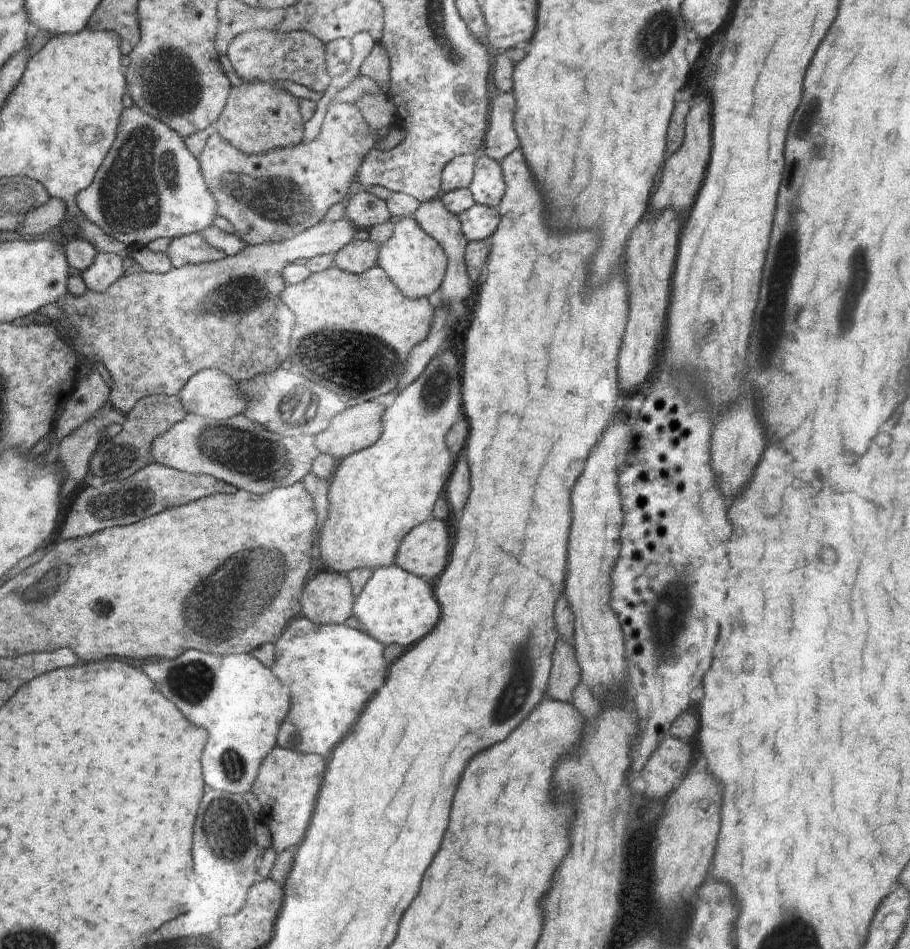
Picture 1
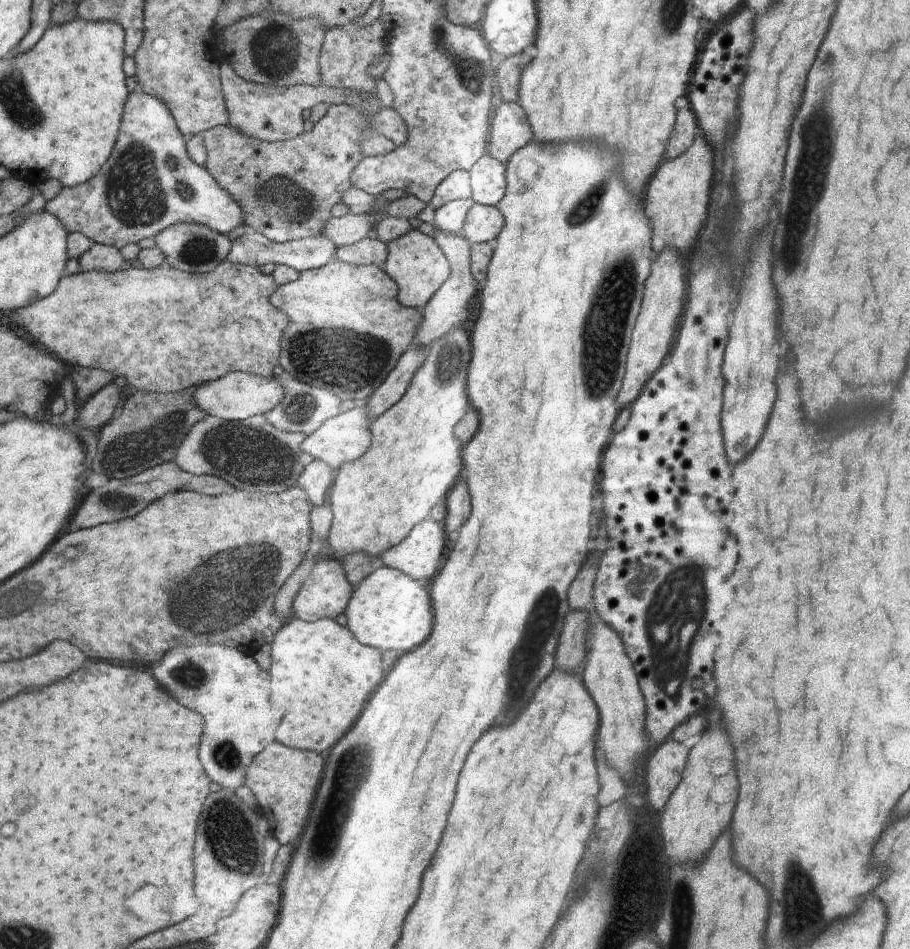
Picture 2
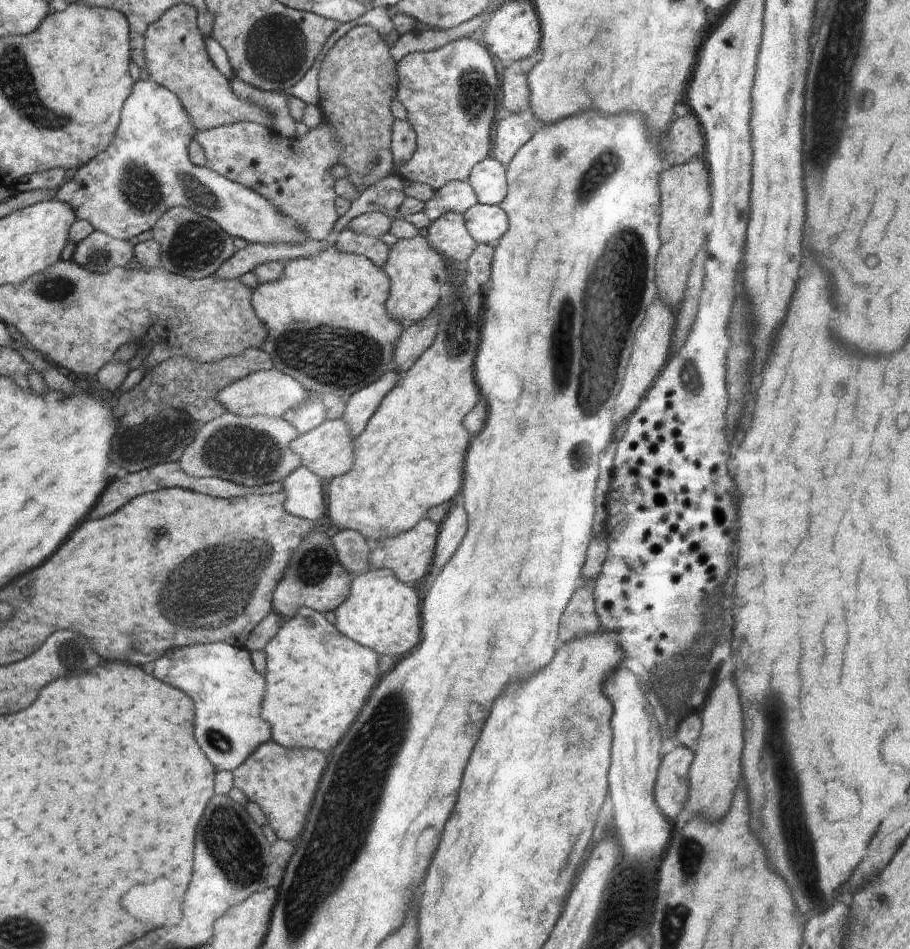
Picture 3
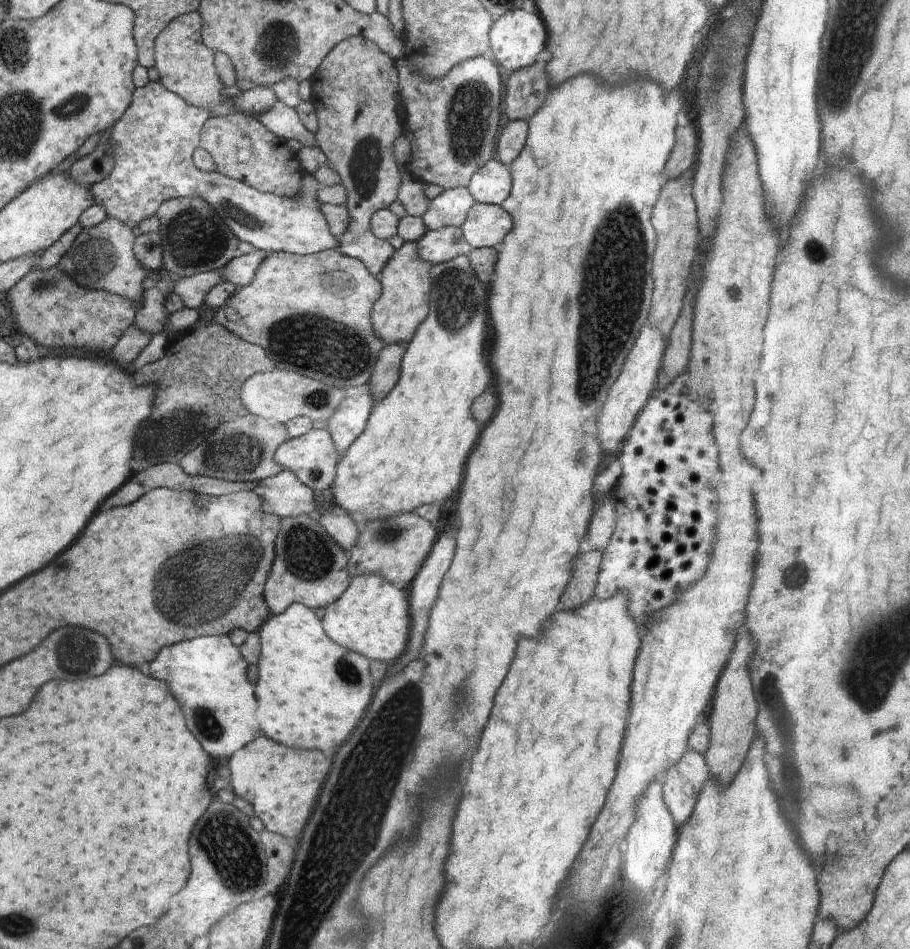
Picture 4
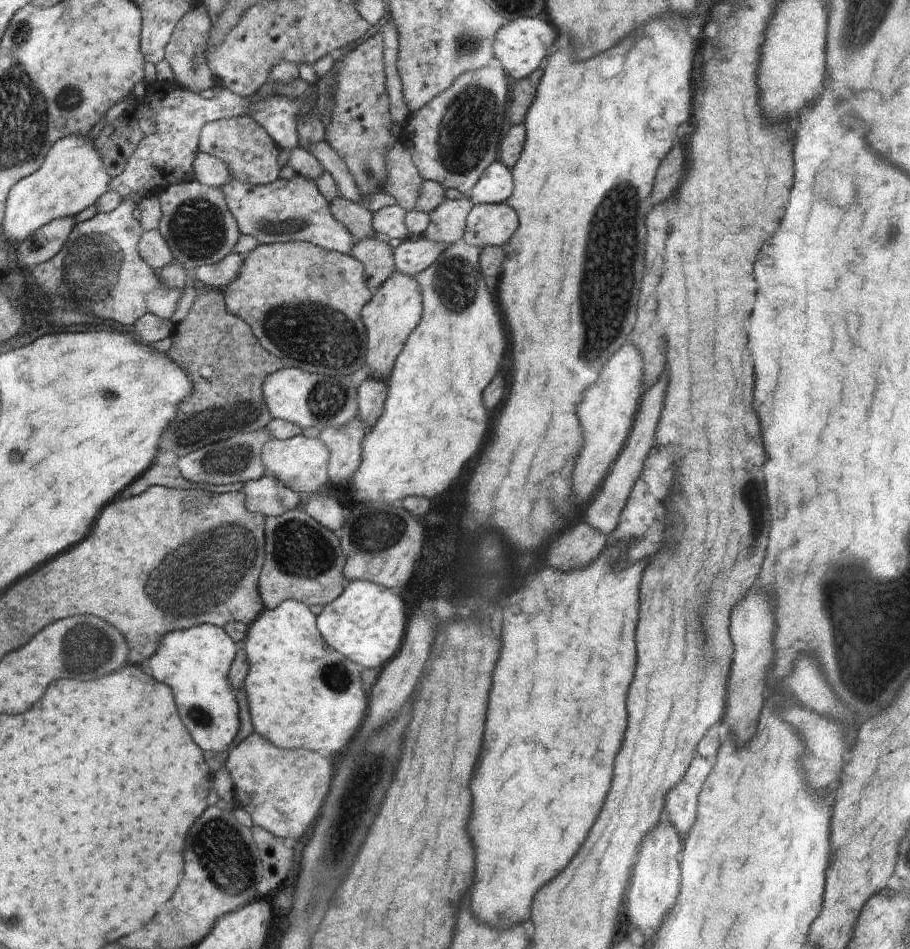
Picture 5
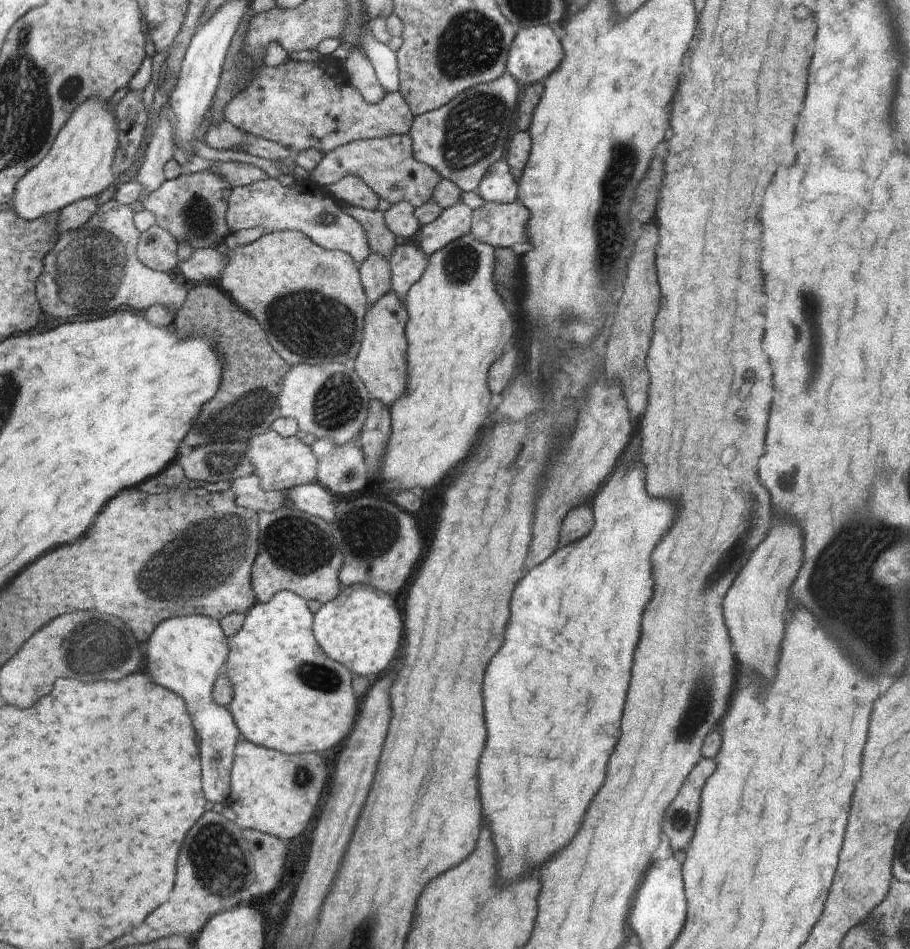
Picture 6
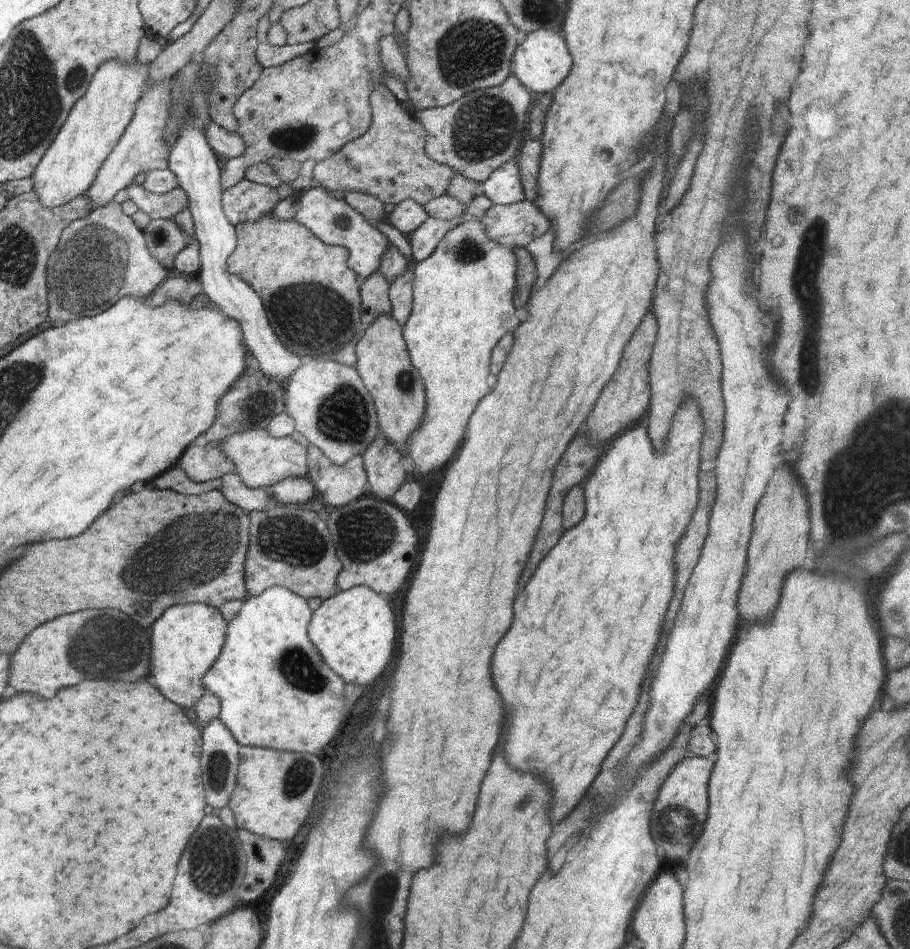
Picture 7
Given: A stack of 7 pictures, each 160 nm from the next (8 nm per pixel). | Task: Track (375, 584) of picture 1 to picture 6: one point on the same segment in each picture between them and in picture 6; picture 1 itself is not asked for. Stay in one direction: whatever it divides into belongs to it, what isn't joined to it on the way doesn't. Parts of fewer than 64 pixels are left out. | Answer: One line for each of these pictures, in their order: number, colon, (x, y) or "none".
2: (389, 609)
3: (381, 613)
4: (372, 619)
5: (366, 623)
6: (361, 628)

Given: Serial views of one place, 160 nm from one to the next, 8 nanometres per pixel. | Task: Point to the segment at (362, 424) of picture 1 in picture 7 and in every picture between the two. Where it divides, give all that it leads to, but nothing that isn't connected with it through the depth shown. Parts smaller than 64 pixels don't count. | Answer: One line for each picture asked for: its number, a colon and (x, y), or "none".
2: (342, 439)
3: (328, 450)
4: (313, 457)
5: (301, 463)
6: (281, 463)
7: (262, 460)

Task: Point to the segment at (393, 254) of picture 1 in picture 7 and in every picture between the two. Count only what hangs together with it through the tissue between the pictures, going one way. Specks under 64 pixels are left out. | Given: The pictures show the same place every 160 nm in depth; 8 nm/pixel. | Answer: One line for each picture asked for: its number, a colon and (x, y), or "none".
2: (416, 261)
3: (418, 274)
4: (406, 283)
5: (392, 315)
6: (382, 363)
7: (383, 361)

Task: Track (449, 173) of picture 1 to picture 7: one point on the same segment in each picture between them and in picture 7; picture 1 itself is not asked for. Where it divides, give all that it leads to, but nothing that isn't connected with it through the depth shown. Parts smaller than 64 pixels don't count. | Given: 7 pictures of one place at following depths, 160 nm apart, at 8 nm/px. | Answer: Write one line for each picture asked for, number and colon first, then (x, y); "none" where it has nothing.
2: (457, 185)
3: (455, 196)
4: (451, 208)
5: (448, 221)
6: (454, 222)
7: (426, 238)

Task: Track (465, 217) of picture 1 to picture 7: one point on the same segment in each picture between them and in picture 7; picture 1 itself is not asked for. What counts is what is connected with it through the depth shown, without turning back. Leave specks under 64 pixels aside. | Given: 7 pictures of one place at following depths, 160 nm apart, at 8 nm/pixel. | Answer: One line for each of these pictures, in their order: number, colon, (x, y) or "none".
2: (482, 223)
3: (485, 223)
4: (487, 224)
5: (489, 224)
6: (501, 225)
7: (515, 225)

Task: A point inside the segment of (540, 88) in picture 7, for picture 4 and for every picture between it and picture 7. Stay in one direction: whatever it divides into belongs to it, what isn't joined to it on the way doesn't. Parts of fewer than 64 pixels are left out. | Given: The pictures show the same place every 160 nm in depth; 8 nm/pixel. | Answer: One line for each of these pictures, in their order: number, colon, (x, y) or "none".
4: (517, 39)
5: (523, 43)
6: (535, 54)

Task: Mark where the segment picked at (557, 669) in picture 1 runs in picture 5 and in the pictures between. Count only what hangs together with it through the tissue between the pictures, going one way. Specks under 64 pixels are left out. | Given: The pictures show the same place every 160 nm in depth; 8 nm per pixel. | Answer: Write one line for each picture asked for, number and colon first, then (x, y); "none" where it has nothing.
2: (571, 652)
3: (580, 619)
4: (581, 590)
5: (576, 549)

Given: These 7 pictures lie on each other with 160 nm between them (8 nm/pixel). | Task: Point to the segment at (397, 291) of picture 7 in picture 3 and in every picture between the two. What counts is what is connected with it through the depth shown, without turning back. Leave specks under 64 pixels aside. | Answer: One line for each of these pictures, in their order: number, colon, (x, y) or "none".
3: (448, 234)
4: (436, 246)
5: (413, 256)
6: (409, 262)

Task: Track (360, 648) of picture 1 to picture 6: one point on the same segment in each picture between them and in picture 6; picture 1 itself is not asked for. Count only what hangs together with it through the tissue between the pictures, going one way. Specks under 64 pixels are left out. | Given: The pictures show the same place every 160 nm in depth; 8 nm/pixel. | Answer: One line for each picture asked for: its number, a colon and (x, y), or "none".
2: (323, 677)
3: (319, 678)
4: (314, 691)
5: (303, 693)
6: (275, 650)

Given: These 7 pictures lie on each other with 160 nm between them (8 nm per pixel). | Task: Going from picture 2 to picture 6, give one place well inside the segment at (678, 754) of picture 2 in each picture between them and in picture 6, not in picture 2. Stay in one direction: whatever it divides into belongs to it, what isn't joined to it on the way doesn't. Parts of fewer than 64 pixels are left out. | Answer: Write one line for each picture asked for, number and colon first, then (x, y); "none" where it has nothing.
3: (672, 782)
4: (683, 783)
5: (680, 801)
6: (679, 819)

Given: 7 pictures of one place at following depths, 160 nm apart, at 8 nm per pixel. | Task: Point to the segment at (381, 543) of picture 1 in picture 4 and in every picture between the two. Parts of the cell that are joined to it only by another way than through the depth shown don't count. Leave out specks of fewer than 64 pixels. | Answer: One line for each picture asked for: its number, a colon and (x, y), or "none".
2: (416, 457)
3: (410, 456)
4: (413, 451)

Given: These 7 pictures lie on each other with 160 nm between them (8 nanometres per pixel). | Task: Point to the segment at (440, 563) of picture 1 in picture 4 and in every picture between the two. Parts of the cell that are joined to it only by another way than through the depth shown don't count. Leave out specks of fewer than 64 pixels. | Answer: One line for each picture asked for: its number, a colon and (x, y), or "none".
2: (418, 555)
3: (409, 555)
4: (395, 547)

